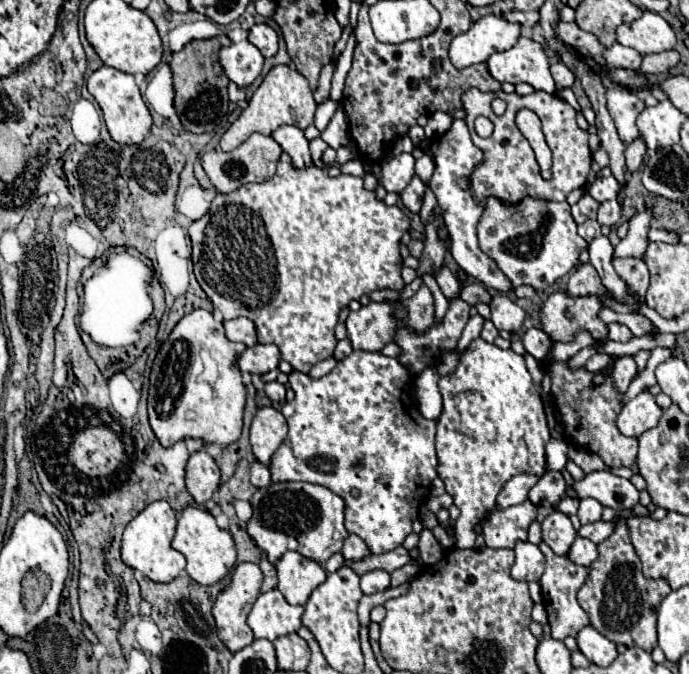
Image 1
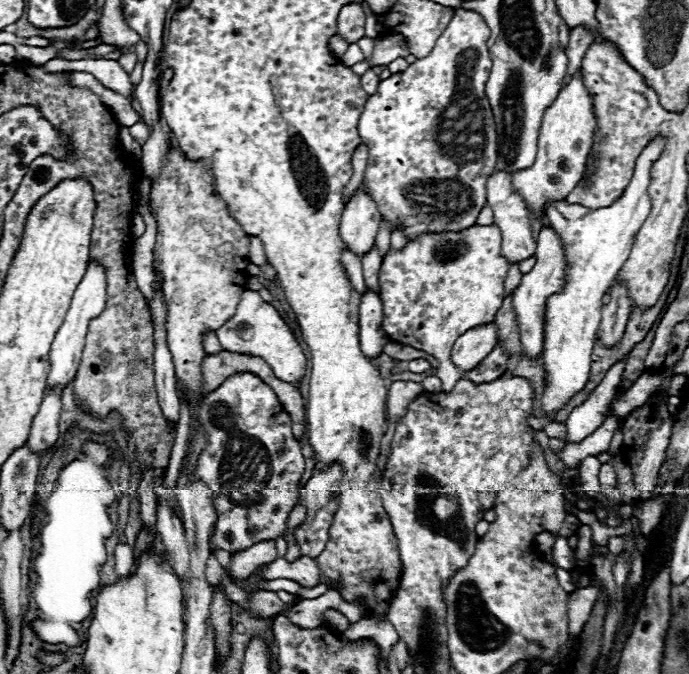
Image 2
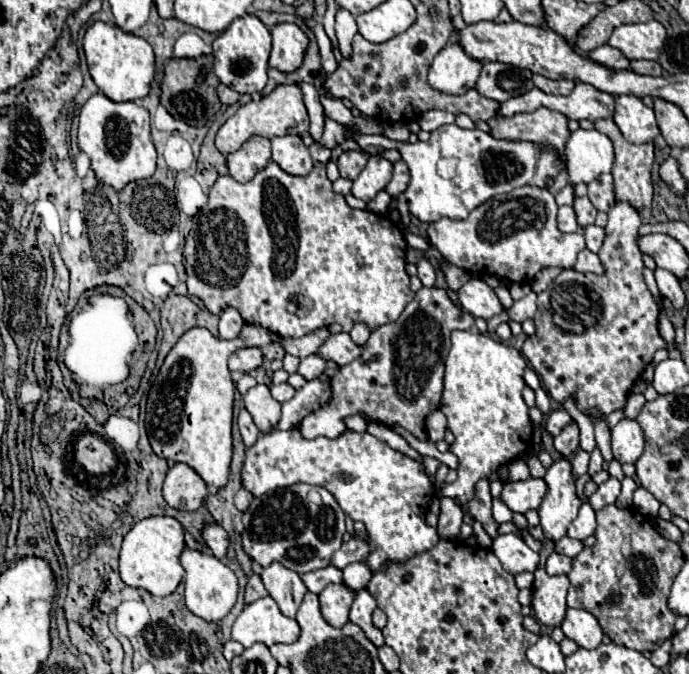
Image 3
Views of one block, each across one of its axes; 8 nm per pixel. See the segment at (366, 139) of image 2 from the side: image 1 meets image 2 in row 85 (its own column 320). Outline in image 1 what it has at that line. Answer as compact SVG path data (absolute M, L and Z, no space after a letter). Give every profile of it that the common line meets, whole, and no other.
M356 350L318 380L292 372L290 386L296 398L282 406L290 432L270 458L272 482L302 480L330 488L346 502L346 530L360 536L372 554L398 548L412 532L412 520L424 506L432 480L438 478L434 450L436 422L422 418L412 400L412 378L406 376L406 368L396 358L382 356L380 352Z

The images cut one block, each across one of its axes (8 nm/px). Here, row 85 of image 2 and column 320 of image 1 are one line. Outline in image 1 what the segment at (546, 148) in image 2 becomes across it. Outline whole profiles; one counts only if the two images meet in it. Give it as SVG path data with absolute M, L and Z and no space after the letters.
M286 552L278 564L278 590L288 604L306 604L312 590L326 580L326 570L298 552Z

